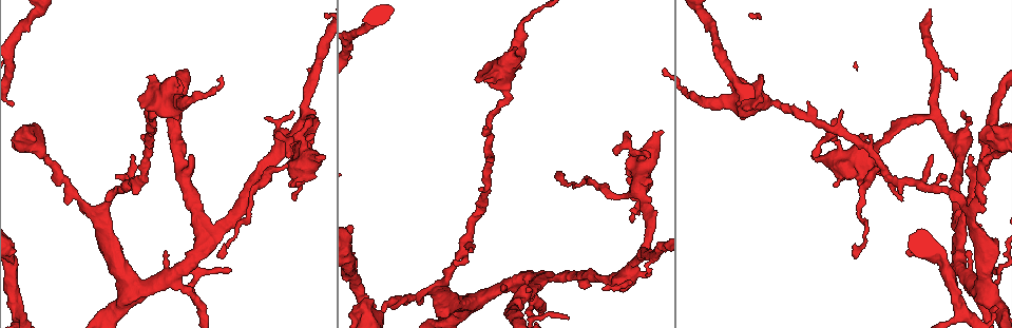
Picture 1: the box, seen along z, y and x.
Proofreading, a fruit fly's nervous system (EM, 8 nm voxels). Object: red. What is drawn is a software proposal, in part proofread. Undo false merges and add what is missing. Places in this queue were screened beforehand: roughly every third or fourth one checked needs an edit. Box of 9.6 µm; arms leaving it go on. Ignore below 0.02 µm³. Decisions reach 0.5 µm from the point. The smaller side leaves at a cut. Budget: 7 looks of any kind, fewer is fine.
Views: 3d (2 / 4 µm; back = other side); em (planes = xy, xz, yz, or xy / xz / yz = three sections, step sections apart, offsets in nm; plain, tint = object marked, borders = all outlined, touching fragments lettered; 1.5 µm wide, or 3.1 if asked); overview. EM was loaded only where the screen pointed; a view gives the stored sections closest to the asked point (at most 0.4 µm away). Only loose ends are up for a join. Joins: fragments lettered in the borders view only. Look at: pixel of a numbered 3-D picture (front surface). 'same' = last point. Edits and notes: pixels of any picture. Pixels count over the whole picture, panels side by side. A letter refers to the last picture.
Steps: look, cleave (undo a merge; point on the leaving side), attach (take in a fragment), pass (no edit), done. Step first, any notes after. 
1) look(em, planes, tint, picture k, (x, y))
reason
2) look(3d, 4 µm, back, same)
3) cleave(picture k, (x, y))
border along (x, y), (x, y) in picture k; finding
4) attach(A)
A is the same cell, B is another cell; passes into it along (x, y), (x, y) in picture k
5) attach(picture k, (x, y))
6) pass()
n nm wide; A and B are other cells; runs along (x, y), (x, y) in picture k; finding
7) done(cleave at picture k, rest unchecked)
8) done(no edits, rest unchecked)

look(em, planes, borders, picture 1, (765, 101))

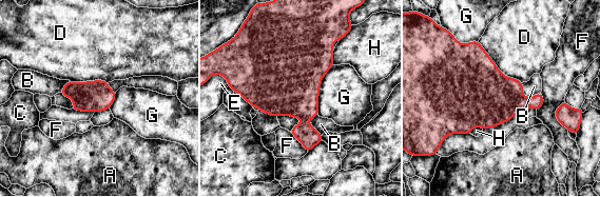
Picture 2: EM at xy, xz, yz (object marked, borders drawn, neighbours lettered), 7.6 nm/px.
pass()
D touches over 460 nm; A, B, C, D, E, F, G and H are other cells; continuous, no second neuron

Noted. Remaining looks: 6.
look(em, planes, tint, picture 1, (645, 276))
branch stops here

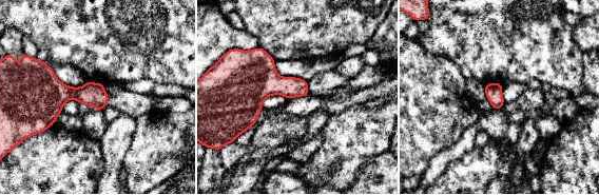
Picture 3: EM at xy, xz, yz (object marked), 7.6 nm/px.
look(em, planes, borders, same)

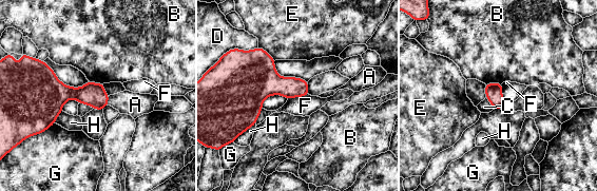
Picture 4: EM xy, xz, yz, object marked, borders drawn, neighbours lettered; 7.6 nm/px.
attach(A)
A is the same cell, B, C, D, E, F, G and H are other cells; passes into it along (92, 94), (108, 100), (135, 104) in picture 4; the neuron continues

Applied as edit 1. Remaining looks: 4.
look(em, planes, tint, picture 1, (643, 200))
calibre changes

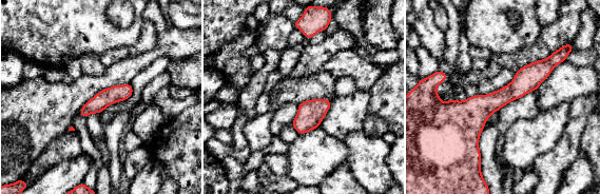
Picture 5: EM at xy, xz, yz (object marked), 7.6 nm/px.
look(em, planes, borders, same)

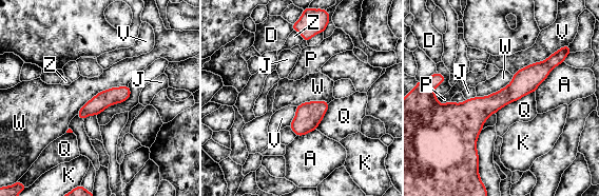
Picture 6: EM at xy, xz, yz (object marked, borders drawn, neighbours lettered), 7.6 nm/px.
pass()
A, D, J, K, P, Q, V, W and Z are other cells; runs along (556, 60), (490, 104), (442, 108) in picture 6; continuous, no second neuron

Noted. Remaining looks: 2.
done(attach at picture 4, rest unchecked)

